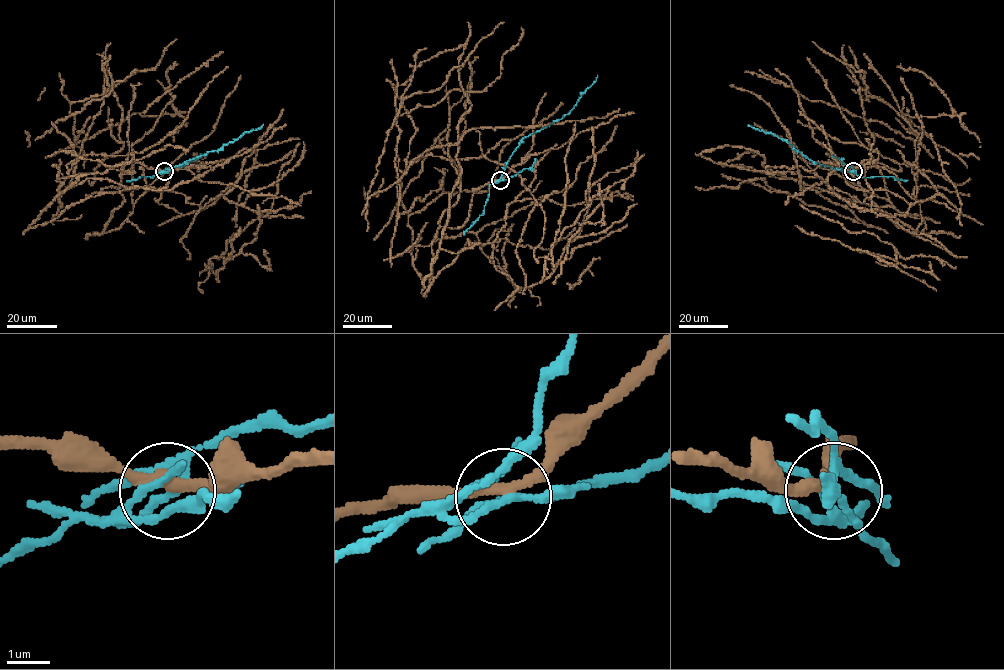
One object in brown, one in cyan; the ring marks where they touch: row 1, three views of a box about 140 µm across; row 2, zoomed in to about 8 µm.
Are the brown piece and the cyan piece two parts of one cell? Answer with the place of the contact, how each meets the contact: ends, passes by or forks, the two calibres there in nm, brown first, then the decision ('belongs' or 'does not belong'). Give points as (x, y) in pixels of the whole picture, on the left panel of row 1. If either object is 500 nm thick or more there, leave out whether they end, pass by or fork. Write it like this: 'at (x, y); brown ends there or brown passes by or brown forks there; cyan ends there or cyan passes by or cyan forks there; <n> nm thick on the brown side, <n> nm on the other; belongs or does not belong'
at (164, 171); brown passes by; cyan forks there; 240 nm thick on the brown side, 170 nm on the other; does not belong

